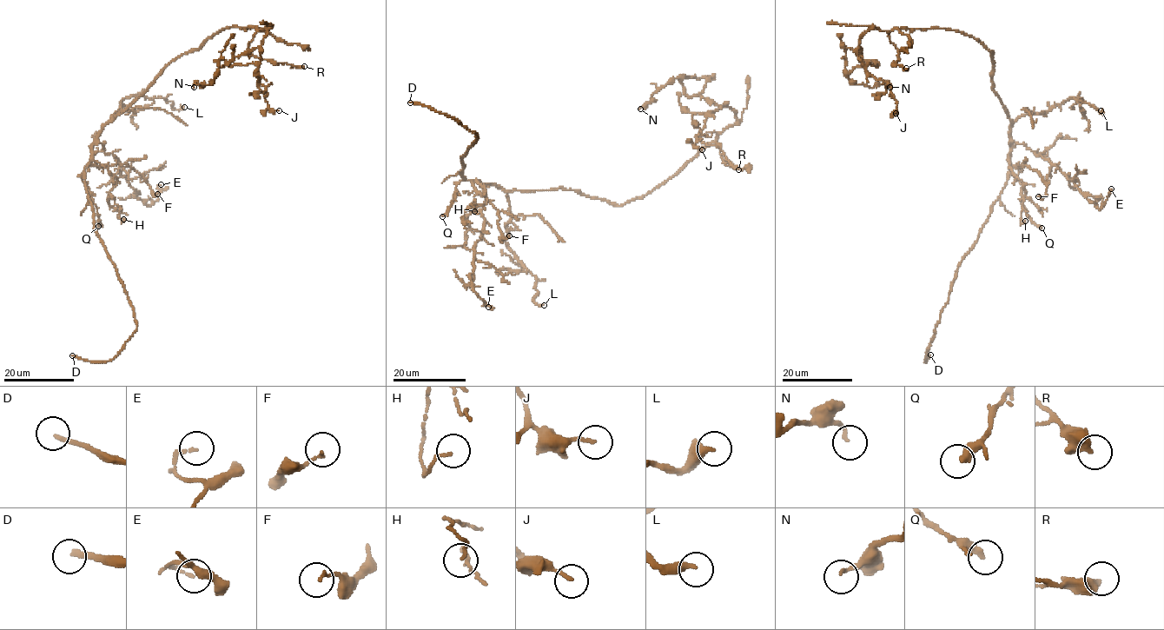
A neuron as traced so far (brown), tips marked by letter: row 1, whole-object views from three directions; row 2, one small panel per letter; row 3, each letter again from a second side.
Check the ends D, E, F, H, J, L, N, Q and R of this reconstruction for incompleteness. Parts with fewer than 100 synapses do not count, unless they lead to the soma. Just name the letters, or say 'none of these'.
D

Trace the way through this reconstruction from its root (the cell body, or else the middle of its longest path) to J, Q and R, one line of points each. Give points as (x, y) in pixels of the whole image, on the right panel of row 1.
J: (1000, 99), (992, 52), (968, 35), (872, 28), (857, 56), (890, 85), (896, 113)
Q: (1000, 99), (1012, 122), (1009, 132), (1011, 142), (1009, 172), (1022, 186), (1021, 202), (1026, 214), (1041, 228)
R: (1000, 99), (993, 86), (992, 52), (962, 32), (892, 29), (889, 39), (899, 58), (893, 64), (906, 68)

